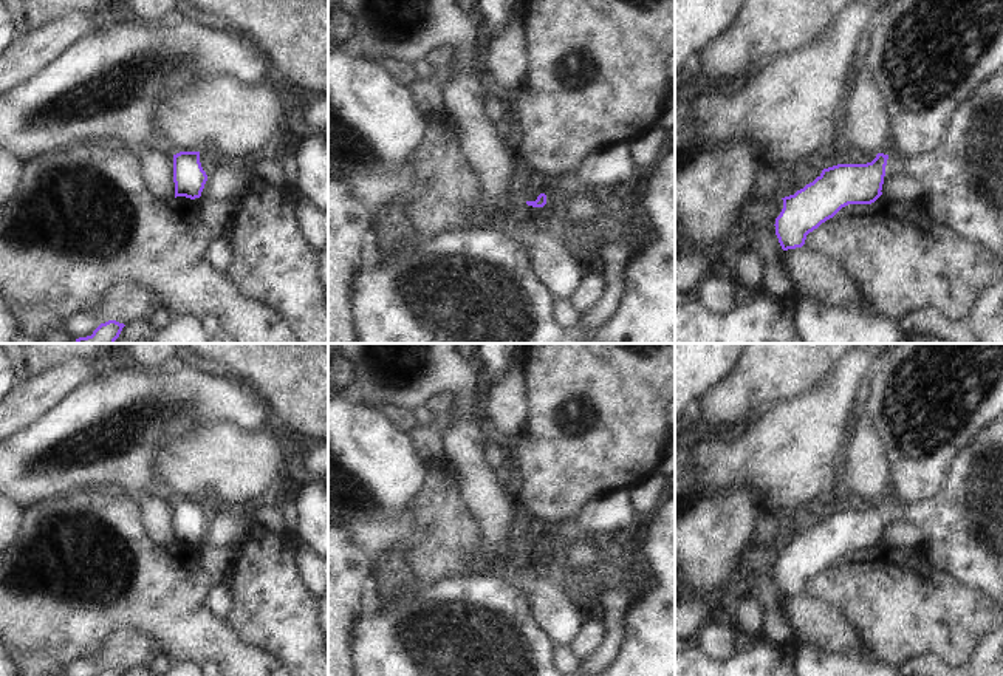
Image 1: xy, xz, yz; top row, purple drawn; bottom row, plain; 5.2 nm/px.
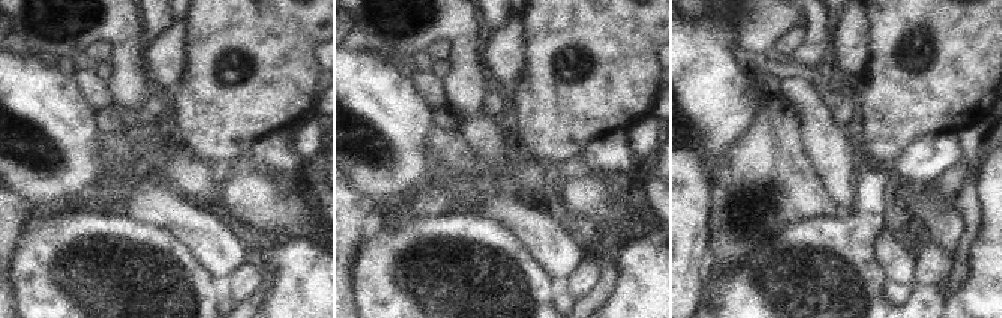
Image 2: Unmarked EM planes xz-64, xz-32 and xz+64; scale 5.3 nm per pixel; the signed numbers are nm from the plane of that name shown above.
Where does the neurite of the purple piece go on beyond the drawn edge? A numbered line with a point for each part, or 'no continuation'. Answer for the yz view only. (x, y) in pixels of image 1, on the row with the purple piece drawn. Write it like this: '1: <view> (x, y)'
1: yz (965, 175).

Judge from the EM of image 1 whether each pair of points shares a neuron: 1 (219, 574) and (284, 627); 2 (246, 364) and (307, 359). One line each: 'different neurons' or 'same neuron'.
1: different neurons
2: same neuron

